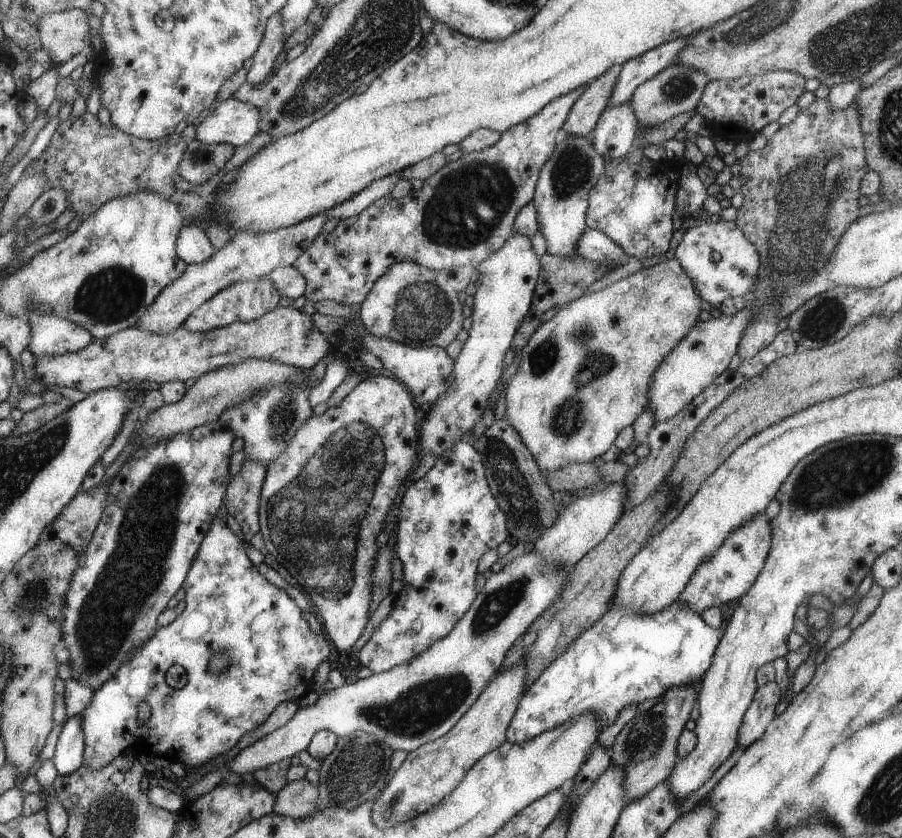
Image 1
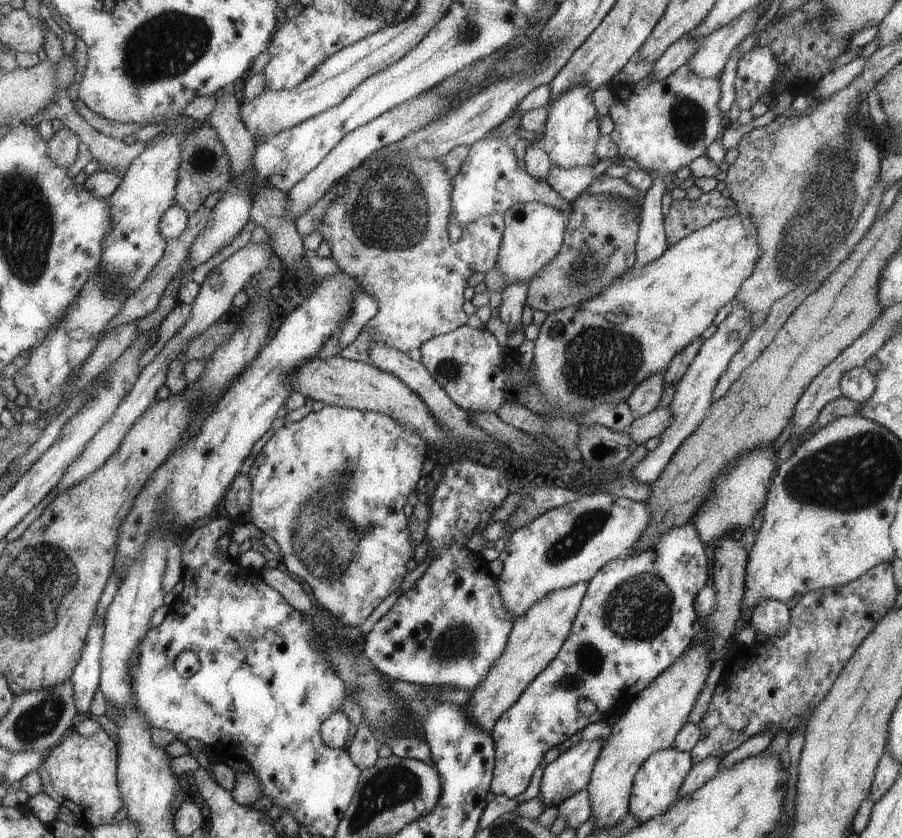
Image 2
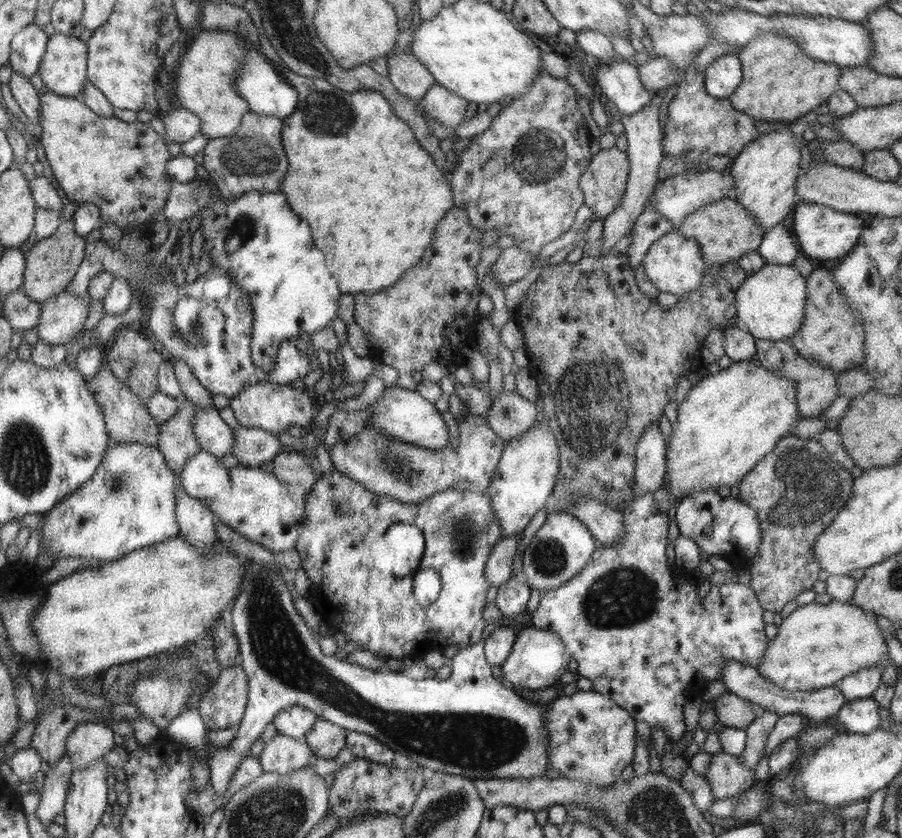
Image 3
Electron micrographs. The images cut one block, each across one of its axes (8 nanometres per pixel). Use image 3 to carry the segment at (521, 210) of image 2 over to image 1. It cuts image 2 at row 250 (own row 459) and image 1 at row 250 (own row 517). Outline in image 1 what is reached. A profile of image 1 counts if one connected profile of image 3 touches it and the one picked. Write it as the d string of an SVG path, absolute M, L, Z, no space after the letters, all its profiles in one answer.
M514 233L502 249L486 258L478 267L478 291L474 296L472 328L464 342L462 353L455 359L455 380L451 388L435 403L433 410L424 415L421 446L424 453L437 456L445 454L457 444L466 432L483 418L492 390L502 376L504 356L512 346L512 338L530 312L534 286L541 277L541 259L532 248L528 235Z

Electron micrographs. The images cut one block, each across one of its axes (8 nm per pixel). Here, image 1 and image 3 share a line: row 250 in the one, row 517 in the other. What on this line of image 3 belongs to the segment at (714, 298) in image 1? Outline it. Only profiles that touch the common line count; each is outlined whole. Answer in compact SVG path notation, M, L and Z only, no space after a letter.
M708 490L690 495L676 506L676 524L682 537L696 542L701 552L709 556L734 556L738 554L745 560L753 560L762 541L760 522L755 510L742 500L732 497L722 498L717 490Z

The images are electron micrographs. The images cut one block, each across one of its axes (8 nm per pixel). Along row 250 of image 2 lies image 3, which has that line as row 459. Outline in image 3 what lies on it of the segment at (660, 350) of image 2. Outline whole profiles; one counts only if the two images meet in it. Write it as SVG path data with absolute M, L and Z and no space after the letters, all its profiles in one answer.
M756 360L732 362L727 368L708 371L706 377L698 381L677 406L672 435L668 438L668 468L663 488L668 490L671 503L678 504L698 492L738 485L766 454L773 453L781 438L790 435L801 419L800 407L797 406L797 383L778 371L770 371Z

